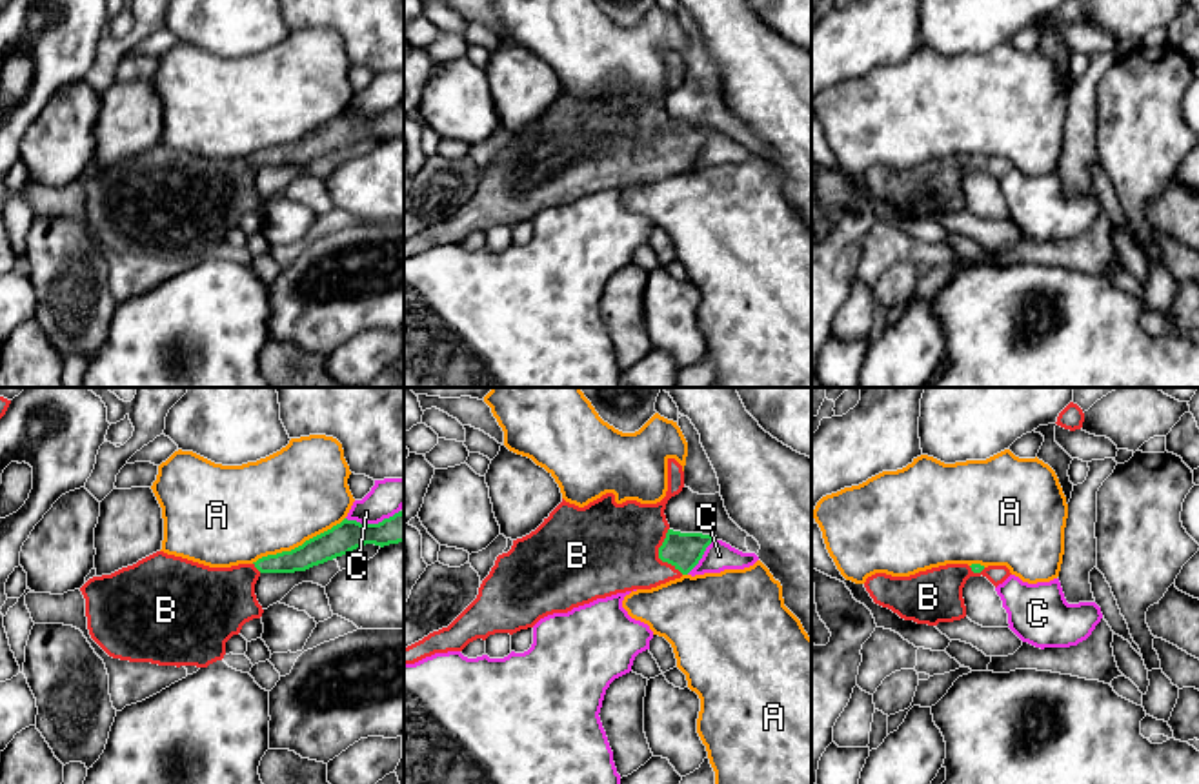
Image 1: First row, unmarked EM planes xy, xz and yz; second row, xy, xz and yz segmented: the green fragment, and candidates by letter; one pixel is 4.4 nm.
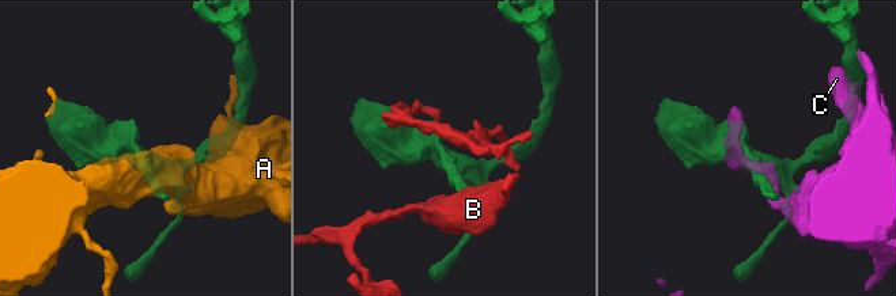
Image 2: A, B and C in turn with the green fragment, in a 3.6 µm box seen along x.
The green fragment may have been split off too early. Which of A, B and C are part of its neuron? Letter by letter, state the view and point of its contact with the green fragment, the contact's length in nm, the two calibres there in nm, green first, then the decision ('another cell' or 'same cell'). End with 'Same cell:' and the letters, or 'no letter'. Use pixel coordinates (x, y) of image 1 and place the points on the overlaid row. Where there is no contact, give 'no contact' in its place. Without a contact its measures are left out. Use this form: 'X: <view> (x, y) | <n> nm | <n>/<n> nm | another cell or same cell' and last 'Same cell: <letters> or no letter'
A: xy (299, 546) | 460 nm | 140/420 nm | another cell
B: xz (659, 555) | 220 nm | 160/420 nm | same cell
C: xy (372, 524) | 240 nm | 140/160 nm | another cell
Same cell: B

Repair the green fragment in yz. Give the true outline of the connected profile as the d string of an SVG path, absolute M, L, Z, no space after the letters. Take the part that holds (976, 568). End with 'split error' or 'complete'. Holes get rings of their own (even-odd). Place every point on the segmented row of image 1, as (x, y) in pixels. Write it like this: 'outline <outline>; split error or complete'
outline M946 564L910 577L875 573L864 588L875 604L904 620L937 626L966 617L962 588L970 577L986 577L995 588L1012 573L1006 566Z; split error

